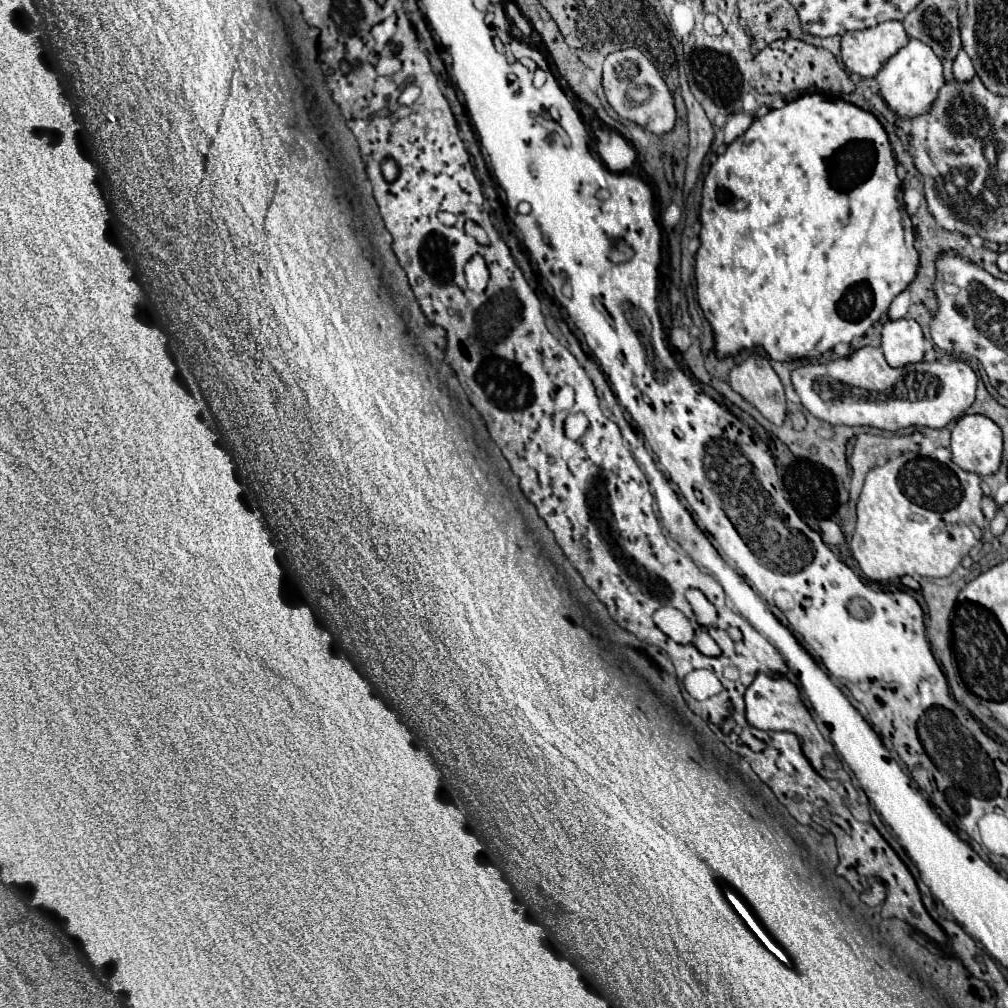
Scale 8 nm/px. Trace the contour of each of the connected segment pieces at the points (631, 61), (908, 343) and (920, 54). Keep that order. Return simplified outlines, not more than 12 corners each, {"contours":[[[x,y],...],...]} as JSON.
{"contours":[[[635,48],[603,62],[611,108],[653,134],[675,126],[673,96]],[[913,318],[885,322],[881,350],[893,368],[921,362]],[[913,38],[883,66],[879,94],[899,118],[927,114],[941,60]]]}

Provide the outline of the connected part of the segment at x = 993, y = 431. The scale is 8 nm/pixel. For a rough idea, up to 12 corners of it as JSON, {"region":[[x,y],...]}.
{"region":[[961,416],[951,452],[963,470],[995,474],[1001,430],[987,416]]}

